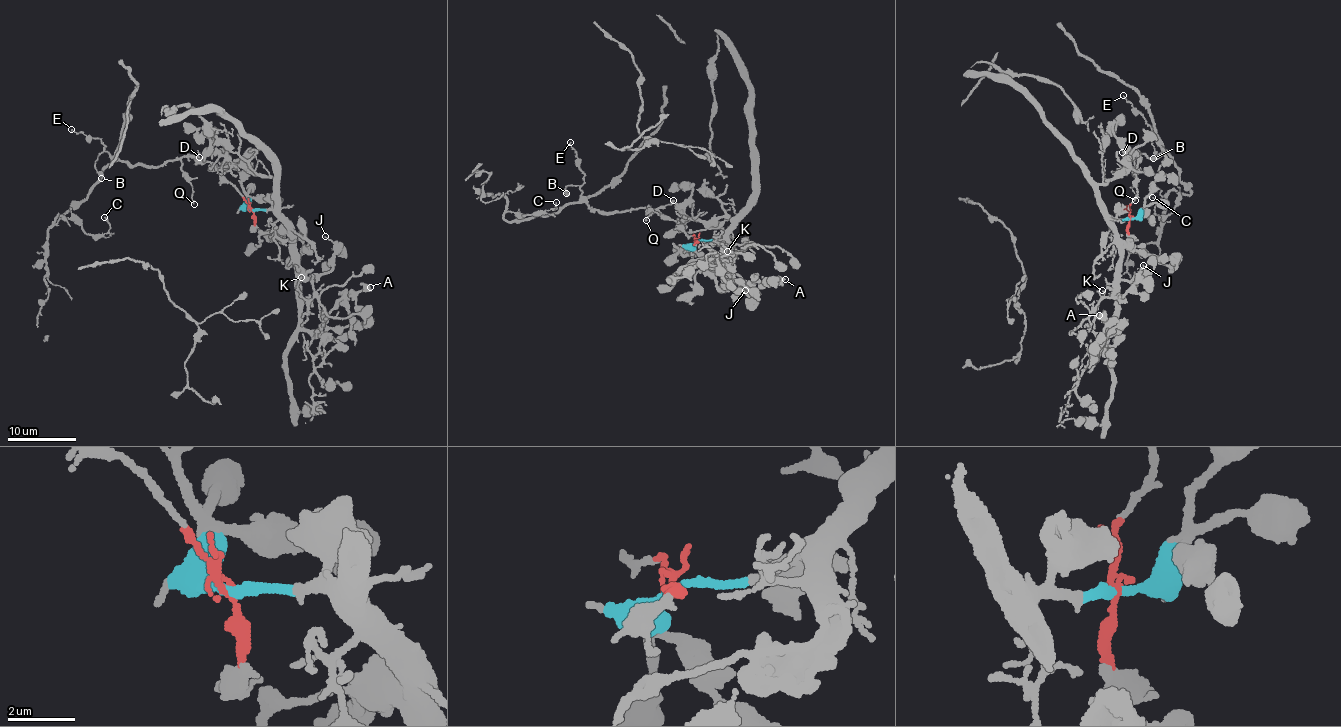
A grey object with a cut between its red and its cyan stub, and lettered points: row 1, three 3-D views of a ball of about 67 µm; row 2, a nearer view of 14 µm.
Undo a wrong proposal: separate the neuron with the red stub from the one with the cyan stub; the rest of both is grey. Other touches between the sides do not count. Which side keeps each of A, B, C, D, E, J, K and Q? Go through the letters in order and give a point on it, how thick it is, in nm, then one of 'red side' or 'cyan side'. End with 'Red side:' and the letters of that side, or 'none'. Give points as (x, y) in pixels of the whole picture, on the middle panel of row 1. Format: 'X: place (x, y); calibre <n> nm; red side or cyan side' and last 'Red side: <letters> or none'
A: place (785, 279); calibre 600 nm; cyan side
B: place (566, 193); calibre 260 nm; red side
C: place (556, 202); calibre 120 nm; red side
D: place (673, 200); calibre 100 nm; red side
E: place (570, 142); calibre 110 nm; red side
J: place (745, 290); calibre 130 nm; cyan side
K: place (727, 251); calibre 120 nm; cyan side
Q: place (646, 220); calibre 130 nm; red side
Red side: B, C, D, E, Q

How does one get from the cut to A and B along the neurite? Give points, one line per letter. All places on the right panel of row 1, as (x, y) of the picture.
A: (1130, 218), (1114, 220), (1121, 249), (1116, 314), (1102, 347), (1100, 343), (1113, 333), (1117, 322), (1099, 316)
B: (1130, 218), (1141, 161), (1138, 152), (1150, 159), (1162, 154), (1152, 131), (1153, 159)

